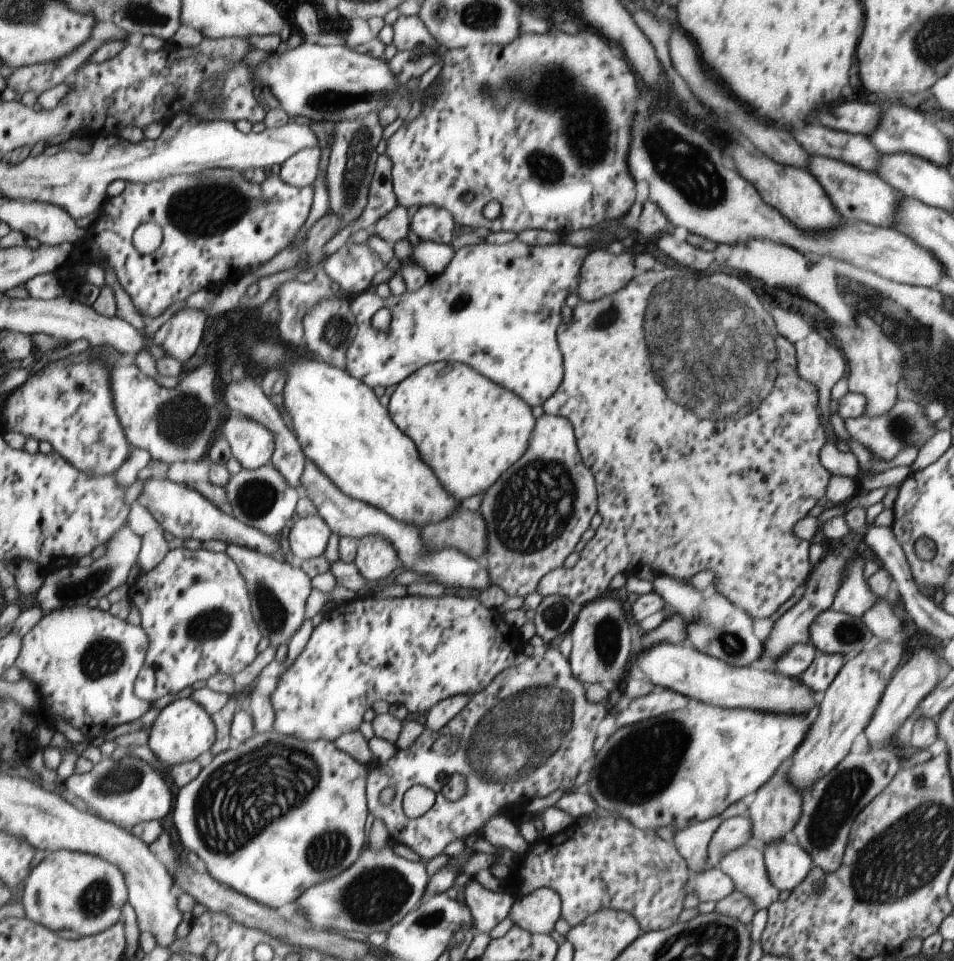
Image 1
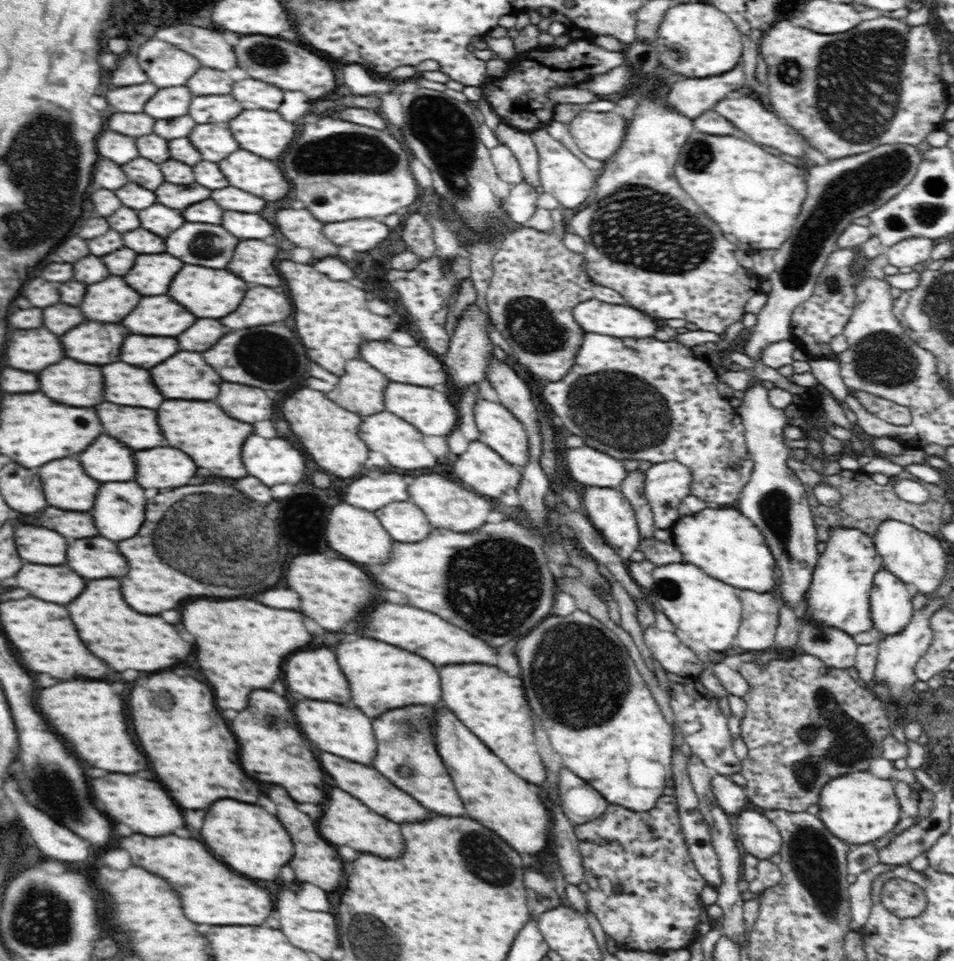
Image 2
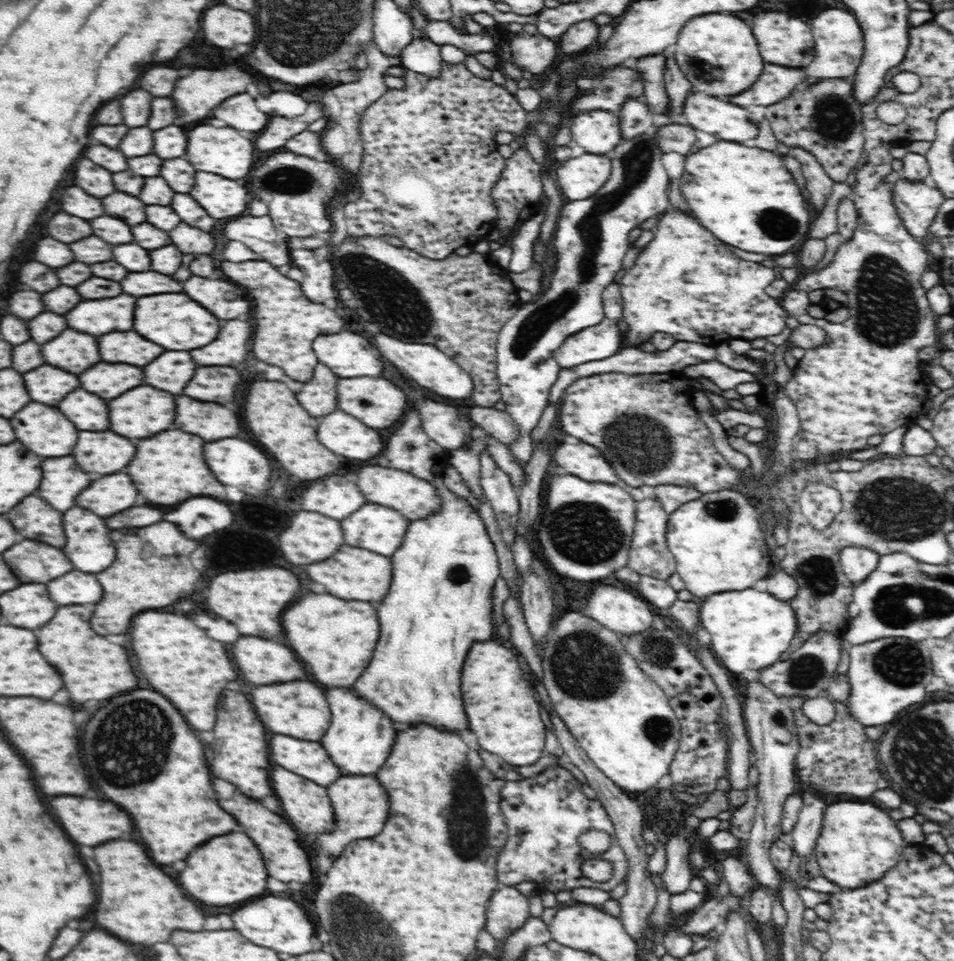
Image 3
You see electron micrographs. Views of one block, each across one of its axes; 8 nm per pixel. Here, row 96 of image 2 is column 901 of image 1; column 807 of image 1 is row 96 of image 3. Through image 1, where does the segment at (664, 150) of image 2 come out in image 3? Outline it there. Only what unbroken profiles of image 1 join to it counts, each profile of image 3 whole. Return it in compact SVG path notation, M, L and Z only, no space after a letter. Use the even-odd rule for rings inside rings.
M766 64L762 76L758 78L758 84L750 88L750 92L742 92L738 100L734 100L740 106L770 106L772 102L782 101L792 94L792 90L806 80L806 73L803 68L788 68Z

